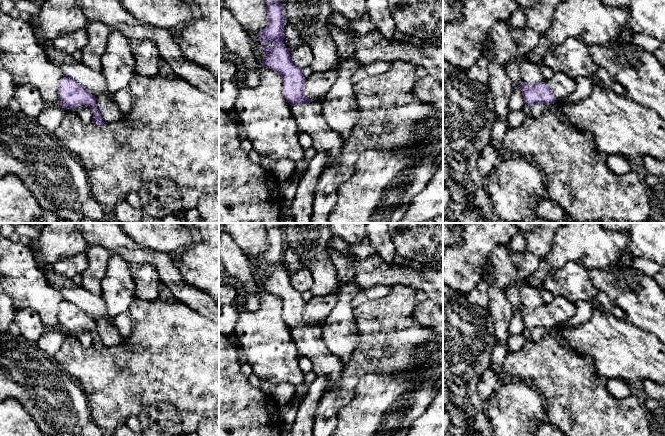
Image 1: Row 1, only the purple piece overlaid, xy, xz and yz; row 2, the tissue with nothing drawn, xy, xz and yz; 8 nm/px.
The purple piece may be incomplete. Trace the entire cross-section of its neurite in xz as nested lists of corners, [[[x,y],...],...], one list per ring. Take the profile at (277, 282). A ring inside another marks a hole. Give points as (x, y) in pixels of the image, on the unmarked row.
[[[264,223],[267,232],[268,247],[256,257],[262,268],[273,267],[272,271],[263,271],[264,291],[279,297],[283,303],[282,319],[291,329],[292,341],[299,356],[307,357],[313,364],[317,376],[326,378],[326,391],[340,387],[344,364],[329,350],[323,342],[321,325],[305,320],[303,309],[305,301],[301,292],[291,285],[290,276],[284,269],[284,234],[276,223]]]

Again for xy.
[[[63,300],[59,304],[57,318],[60,331],[71,334],[79,329],[88,330],[93,336],[92,346],[99,351],[105,347],[97,332],[96,321],[74,303]]]

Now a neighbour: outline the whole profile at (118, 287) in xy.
[[[116,251],[111,252],[101,288],[101,297],[110,318],[114,319],[119,314],[129,311],[135,299],[135,282],[132,277],[131,263],[123,259]]]

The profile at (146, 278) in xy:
[[[131,263],[131,272],[135,282],[135,298],[144,301],[156,300],[161,283],[157,270],[148,263]]]

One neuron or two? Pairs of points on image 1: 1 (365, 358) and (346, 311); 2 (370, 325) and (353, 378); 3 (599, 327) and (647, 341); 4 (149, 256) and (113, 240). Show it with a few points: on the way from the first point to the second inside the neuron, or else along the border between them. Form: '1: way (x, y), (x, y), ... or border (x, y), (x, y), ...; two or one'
1: border (355, 319), (359, 344), (346, 362); two
2: way (370, 338), (369, 357), (361, 365); one
3: way (611, 339), (613, 341), (635, 341); one
4: way (140, 254), (132, 252), (122, 244); one

